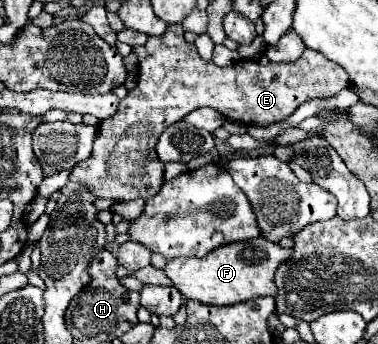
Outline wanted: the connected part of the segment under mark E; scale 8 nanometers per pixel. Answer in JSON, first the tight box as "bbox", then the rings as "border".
{"bbox":[70,24,348,200],"border":[[[178,24],[168,26],[164,36],[148,38],[148,42],[144,46],[136,46],[134,52],[138,54],[136,88],[132,88],[128,96],[120,100],[118,112],[112,118],[100,122],[98,140],[94,140],[90,158],[78,164],[70,174],[70,180],[84,182],[98,198],[112,198],[112,200],[152,198],[164,184],[162,180],[164,164],[156,158],[154,144],[166,126],[182,120],[188,112],[196,108],[210,106],[232,122],[242,122],[248,126],[252,124],[264,126],[264,124],[274,124],[288,118],[308,98],[334,96],[348,86],[346,72],[338,64],[326,60],[322,54],[314,50],[306,50],[296,62],[290,62],[290,64],[274,64],[274,62],[260,64],[256,60],[238,60],[236,64],[222,68],[222,66],[216,66],[214,62],[204,62],[196,52],[196,46],[184,40],[184,30]]]}

